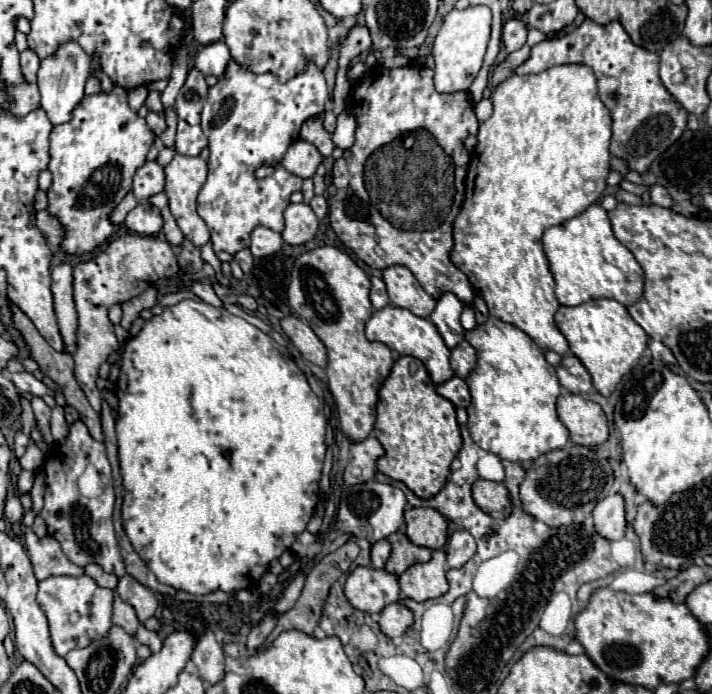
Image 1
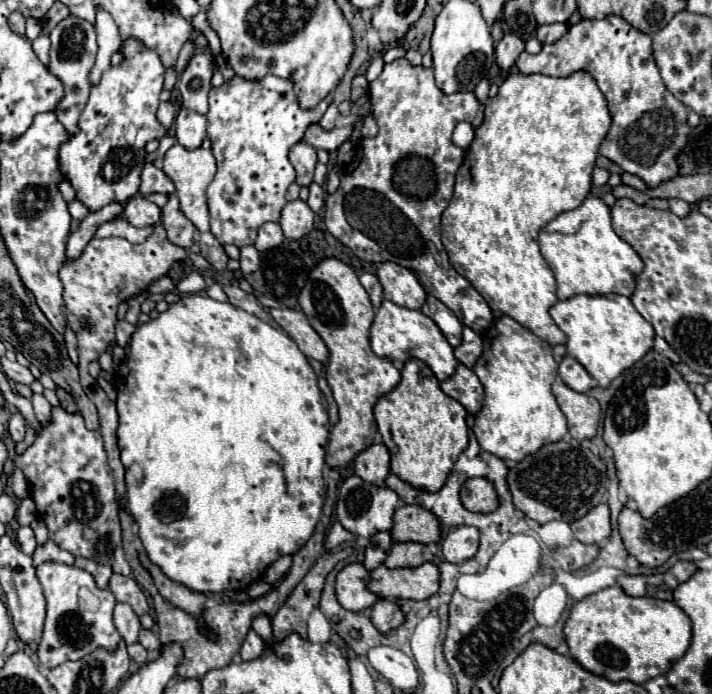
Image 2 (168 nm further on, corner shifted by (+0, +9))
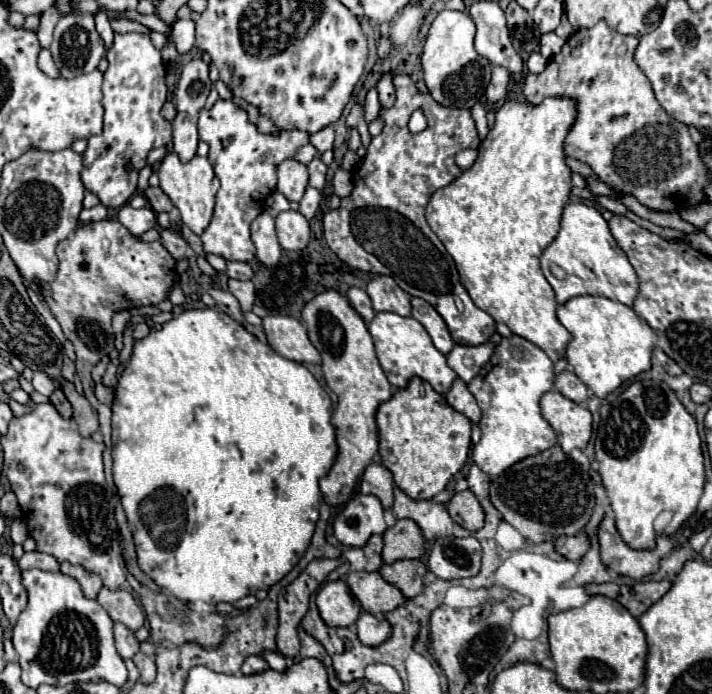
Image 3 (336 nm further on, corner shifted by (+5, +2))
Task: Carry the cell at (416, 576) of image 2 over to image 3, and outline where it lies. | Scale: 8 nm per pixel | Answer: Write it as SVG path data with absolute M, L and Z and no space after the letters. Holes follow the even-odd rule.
M349 572L347 584L361 602L361 608L369 614L391 612L407 600L403 592L397 586L385 582L379 572Z

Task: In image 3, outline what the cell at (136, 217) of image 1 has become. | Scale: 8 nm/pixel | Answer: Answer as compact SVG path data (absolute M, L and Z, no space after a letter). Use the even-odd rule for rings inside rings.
M125 204L125 206L119 208L117 218L119 218L119 222L121 222L133 236L143 234L143 232L155 228L155 224L157 224L155 212L153 212L149 206L141 208L141 210L135 210L133 206Z

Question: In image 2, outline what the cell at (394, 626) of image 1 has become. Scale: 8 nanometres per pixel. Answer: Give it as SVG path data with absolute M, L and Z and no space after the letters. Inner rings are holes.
M378 599L372 605L370 621L380 633L390 633L404 623L404 613L398 607L398 603L392 603L388 599Z

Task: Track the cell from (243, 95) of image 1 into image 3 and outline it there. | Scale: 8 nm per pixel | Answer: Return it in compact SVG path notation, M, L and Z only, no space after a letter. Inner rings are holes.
M217 100L213 108L199 112L199 140L209 144L209 162L219 178L215 212L211 224L201 234L207 254L217 254L225 260L255 258L255 248L249 236L251 222L265 210L267 198L277 188L277 166L293 158L295 152L309 144L309 134L303 130L279 130L277 134L261 134L243 108L231 100Z

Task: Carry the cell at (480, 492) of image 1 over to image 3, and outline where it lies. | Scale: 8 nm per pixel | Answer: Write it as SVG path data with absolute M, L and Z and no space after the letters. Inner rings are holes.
M463 490L463 492L457 492L449 504L447 504L447 510L451 514L451 518L463 526L465 530L479 530L483 526L483 518L485 518L485 512L477 500L477 496L471 492L471 490Z

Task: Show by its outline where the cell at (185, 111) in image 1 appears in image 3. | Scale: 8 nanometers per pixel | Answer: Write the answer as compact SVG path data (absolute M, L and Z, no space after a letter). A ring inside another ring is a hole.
M193 58L181 70L181 76L173 90L173 104L179 112L187 112L191 120L197 120L197 114L205 106L209 90L209 68L201 58Z

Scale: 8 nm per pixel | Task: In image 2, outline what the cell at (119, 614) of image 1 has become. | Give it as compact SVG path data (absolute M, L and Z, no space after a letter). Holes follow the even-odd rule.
M118 603L114 609L114 625L120 633L120 637L126 643L136 643L138 641L138 631L140 631L140 619L138 615L130 609L126 603Z

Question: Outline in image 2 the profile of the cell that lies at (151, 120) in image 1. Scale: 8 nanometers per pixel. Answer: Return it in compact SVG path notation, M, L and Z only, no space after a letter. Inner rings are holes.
M170 101L160 103L160 107L158 107L158 119L160 119L160 123L162 123L166 129L170 129L170 125L174 123L174 117L176 117L174 105L172 105Z

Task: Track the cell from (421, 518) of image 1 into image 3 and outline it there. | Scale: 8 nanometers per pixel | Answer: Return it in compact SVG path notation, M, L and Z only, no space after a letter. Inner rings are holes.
M405 518L397 520L383 534L383 562L391 564L403 558L421 558L425 552L425 538L417 522Z

